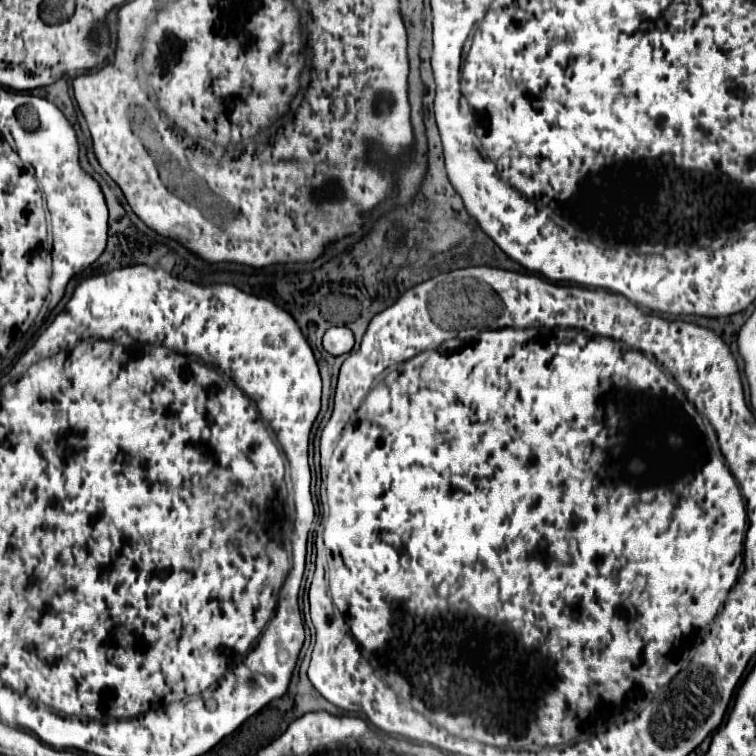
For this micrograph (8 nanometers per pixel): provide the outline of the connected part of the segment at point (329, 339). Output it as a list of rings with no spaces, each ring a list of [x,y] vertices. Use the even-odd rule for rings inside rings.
[[[335,326],[329,328],[323,336],[323,348],[331,354],[331,356],[341,356],[351,352],[353,348],[353,332],[349,332],[349,328],[345,326]]]

